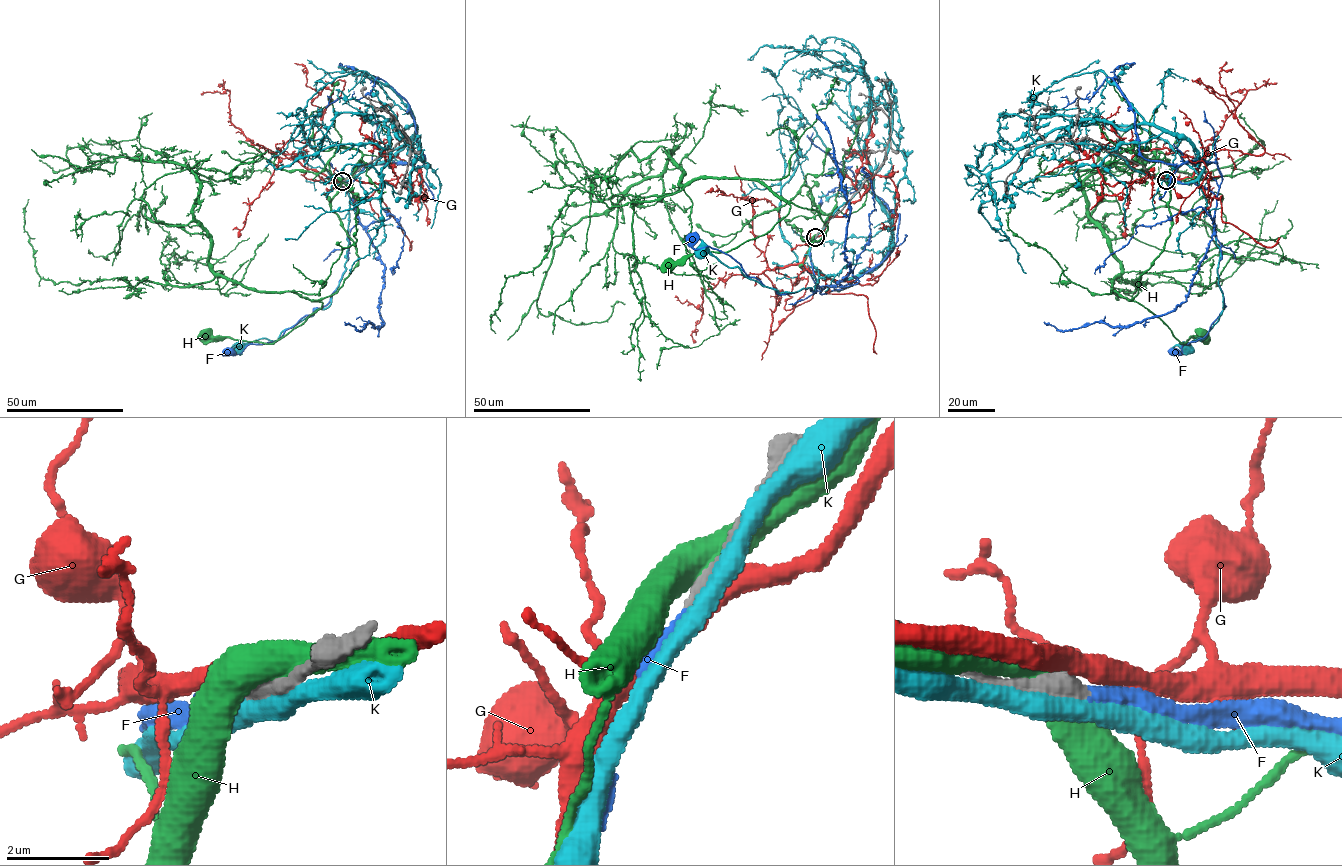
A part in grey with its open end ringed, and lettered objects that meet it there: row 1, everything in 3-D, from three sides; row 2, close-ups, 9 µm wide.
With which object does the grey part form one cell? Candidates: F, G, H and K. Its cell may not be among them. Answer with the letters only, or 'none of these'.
F

